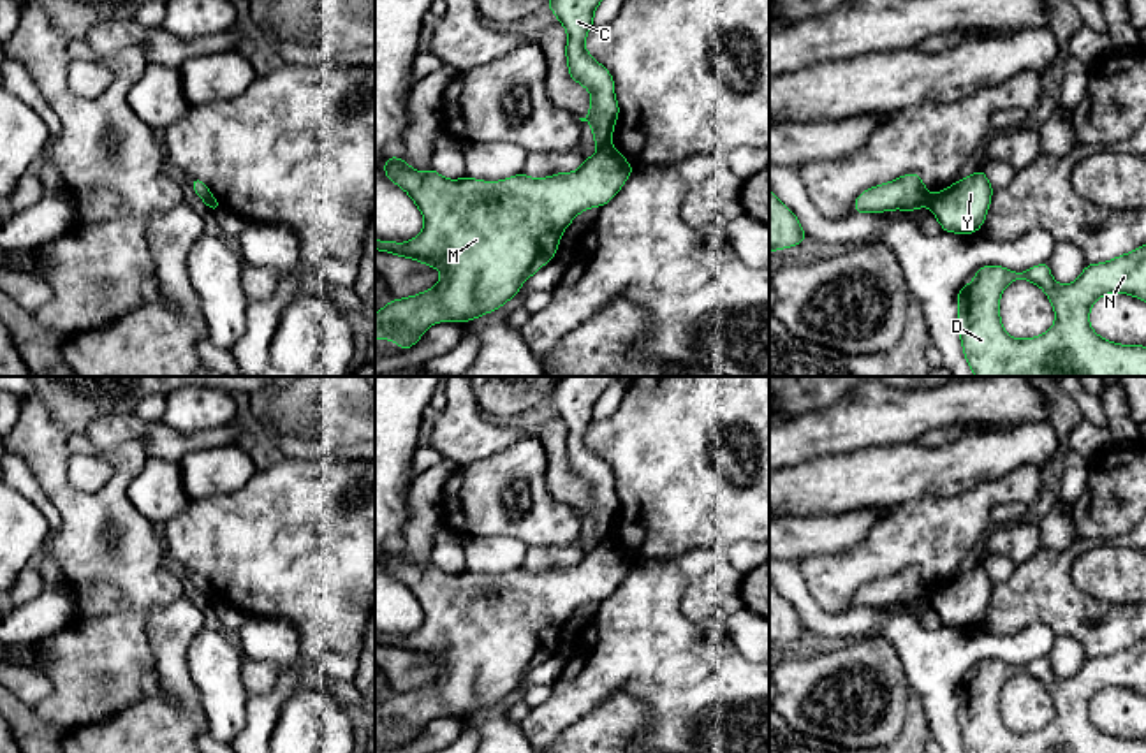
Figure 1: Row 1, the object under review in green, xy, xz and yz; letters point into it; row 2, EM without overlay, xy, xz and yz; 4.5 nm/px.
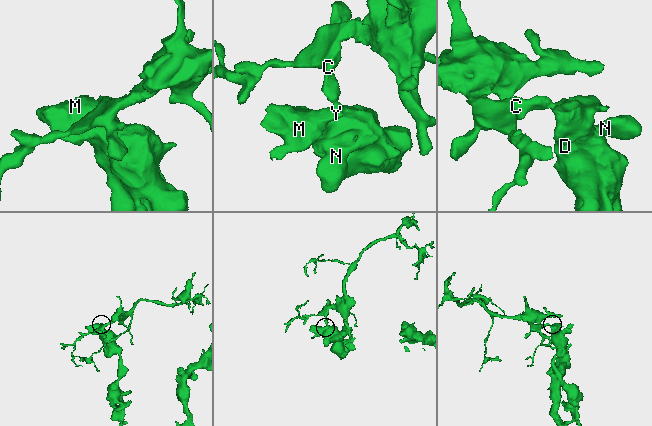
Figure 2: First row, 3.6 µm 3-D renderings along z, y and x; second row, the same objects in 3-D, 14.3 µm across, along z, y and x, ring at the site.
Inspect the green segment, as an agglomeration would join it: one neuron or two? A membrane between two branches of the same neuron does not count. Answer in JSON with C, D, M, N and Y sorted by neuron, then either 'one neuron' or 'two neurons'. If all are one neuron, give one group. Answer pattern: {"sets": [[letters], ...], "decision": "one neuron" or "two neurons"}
{"sets": [["C"], ["D", "M", "N", "Y"]], "decision": "two neurons"}

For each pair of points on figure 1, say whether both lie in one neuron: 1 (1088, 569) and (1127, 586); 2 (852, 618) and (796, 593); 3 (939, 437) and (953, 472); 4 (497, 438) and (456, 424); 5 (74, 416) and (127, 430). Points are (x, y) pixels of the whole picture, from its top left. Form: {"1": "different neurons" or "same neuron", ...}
{"1": "same neuron", "2": "same neuron", "3": "different neurons", "4": "same neuron", "5": "different neurons"}

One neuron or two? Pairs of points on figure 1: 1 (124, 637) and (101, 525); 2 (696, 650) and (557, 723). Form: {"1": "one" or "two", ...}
{"1": "one", "2": "one"}

